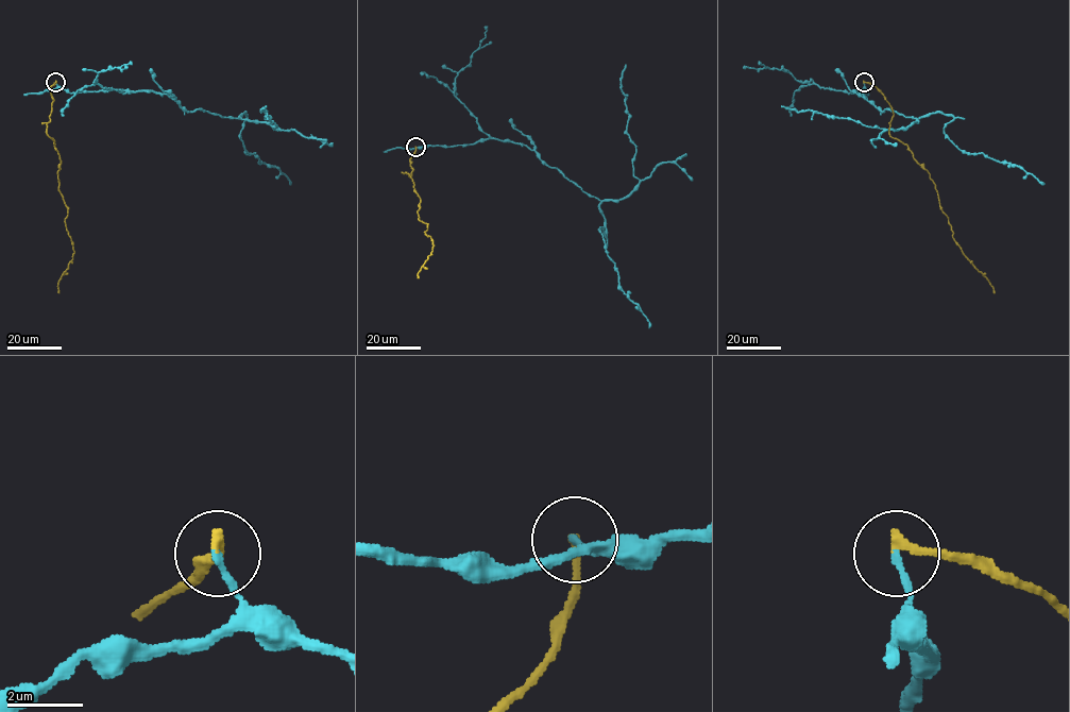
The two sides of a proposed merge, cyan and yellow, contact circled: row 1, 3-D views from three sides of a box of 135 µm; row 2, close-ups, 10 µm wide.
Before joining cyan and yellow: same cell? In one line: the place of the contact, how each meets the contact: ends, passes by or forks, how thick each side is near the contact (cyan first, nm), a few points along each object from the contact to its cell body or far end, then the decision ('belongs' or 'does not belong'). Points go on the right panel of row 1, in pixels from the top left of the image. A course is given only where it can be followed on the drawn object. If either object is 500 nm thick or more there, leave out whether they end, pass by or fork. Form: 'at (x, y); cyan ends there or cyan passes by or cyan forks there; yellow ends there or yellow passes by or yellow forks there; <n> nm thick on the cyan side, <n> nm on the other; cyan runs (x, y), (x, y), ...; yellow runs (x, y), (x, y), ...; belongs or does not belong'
at (864, 82); cyan ends there; yellow ends there; 180 nm thick on the cyan side, 260 nm on the other; cyan runs (864, 83), (862, 92), (854, 91), (882, 112), (950, 115), (945, 134), (961, 150), (1019, 166), (1045, 184); yellow runs (864, 83), (877, 88), (890, 107), (888, 134), (906, 143), (929, 173), (953, 239), (994, 293); does not belong

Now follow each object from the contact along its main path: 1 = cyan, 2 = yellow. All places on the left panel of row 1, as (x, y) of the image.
1: (55, 83), (70, 92), (167, 94), (188, 112), (221, 117), (244, 112), (248, 153), (289, 184)
2: (55, 83), (50, 88), (47, 134), (60, 155), (58, 189), (74, 253), (57, 283), (60, 293)

